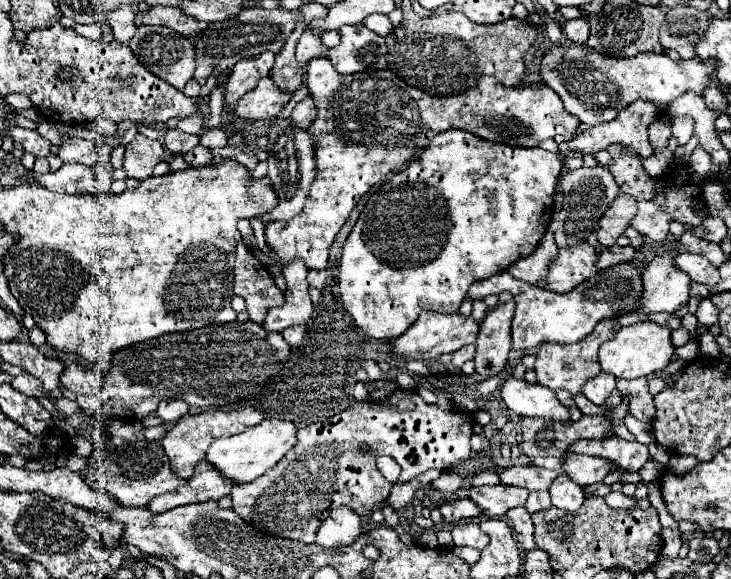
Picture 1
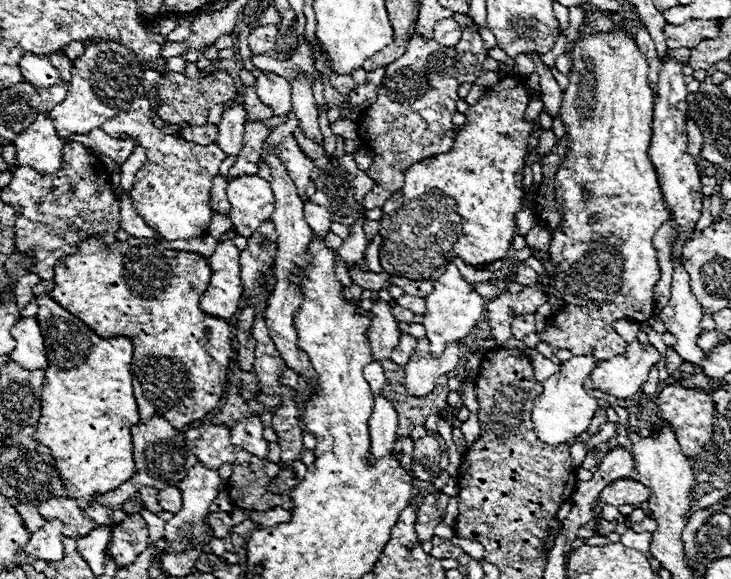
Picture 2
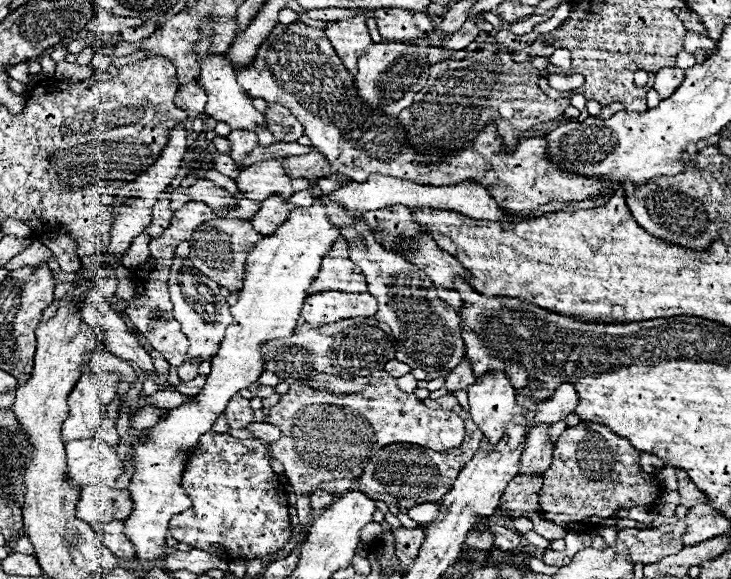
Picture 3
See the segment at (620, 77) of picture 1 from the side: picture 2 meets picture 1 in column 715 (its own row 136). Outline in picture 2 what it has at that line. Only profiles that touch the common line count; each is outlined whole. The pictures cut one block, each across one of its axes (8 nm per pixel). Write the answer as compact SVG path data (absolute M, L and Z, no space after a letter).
M86 42L86 50L76 58L72 68L72 80L64 102L54 106L48 116L52 118L60 138L70 138L74 134L88 134L120 112L128 112L132 100L144 94L144 68L136 54L124 44L94 44Z

